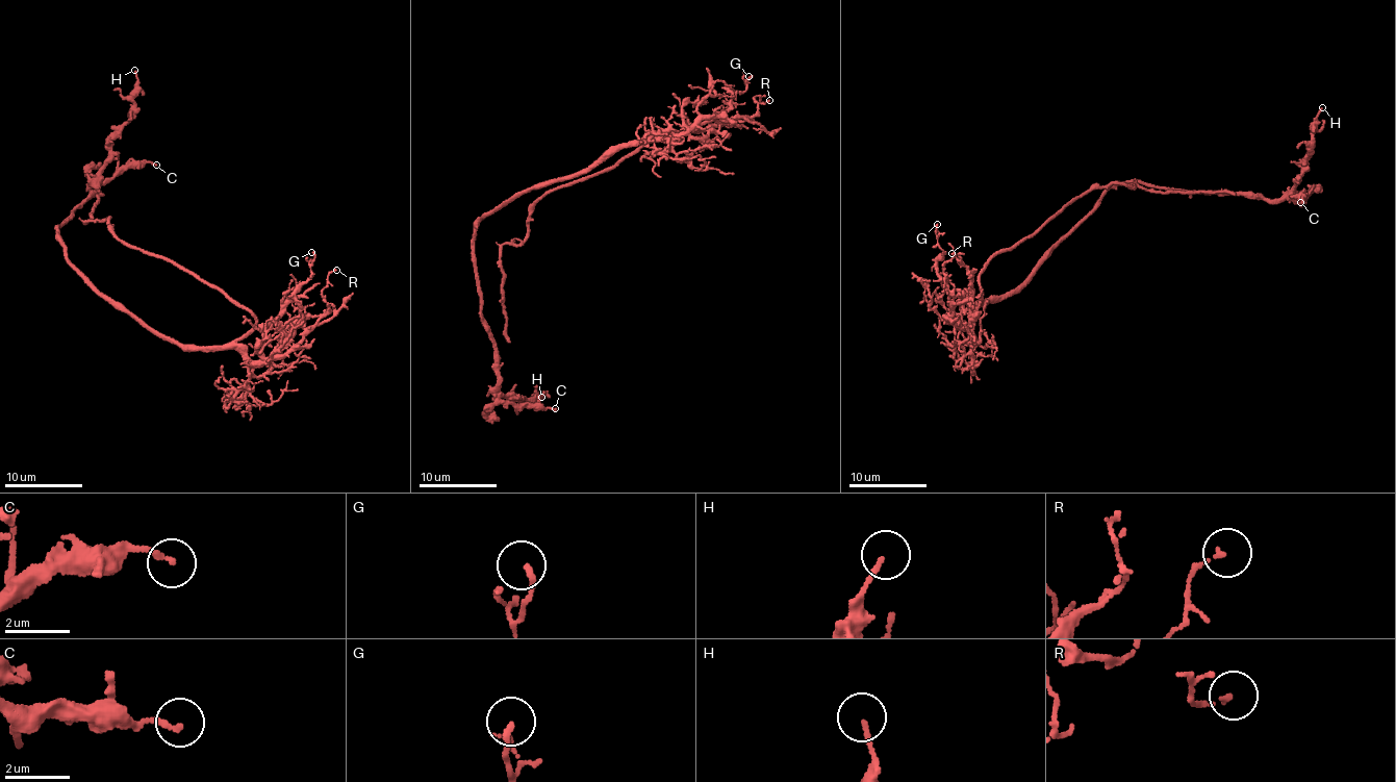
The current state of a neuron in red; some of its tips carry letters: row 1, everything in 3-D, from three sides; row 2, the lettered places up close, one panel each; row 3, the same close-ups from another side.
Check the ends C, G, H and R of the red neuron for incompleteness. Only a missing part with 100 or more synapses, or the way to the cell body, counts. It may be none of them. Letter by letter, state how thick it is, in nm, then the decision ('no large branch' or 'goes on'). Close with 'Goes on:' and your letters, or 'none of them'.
C: 180 nm | no large branch
G: 170 nm | no large branch
H: 140 nm | no large branch
R: 120 nm | no large branch
Goes on: none of them

